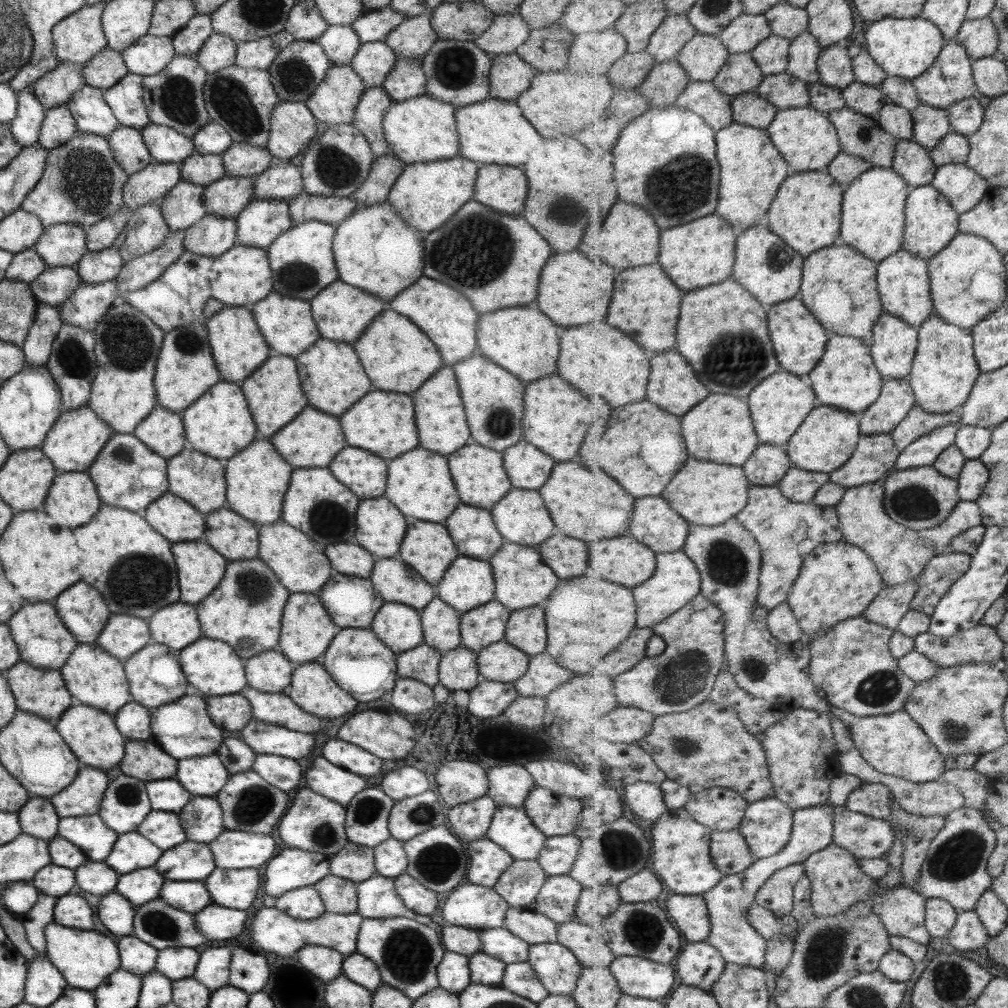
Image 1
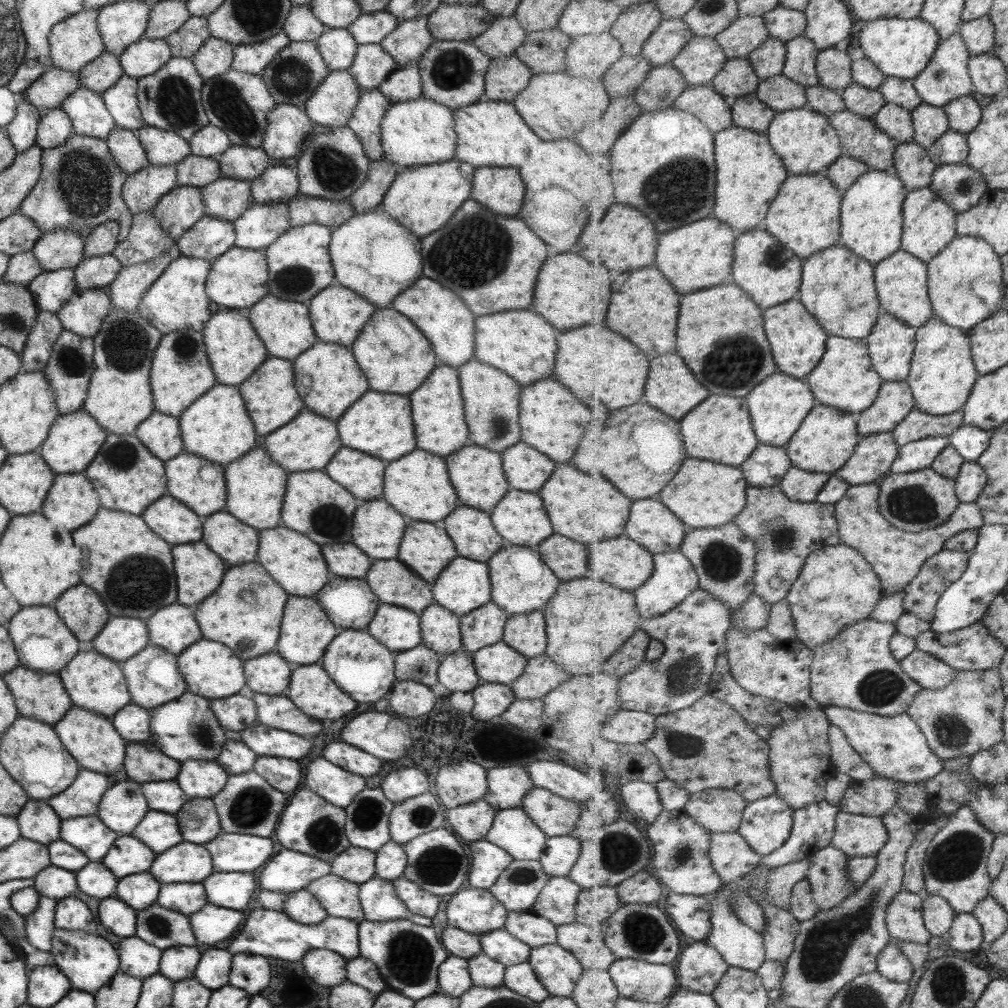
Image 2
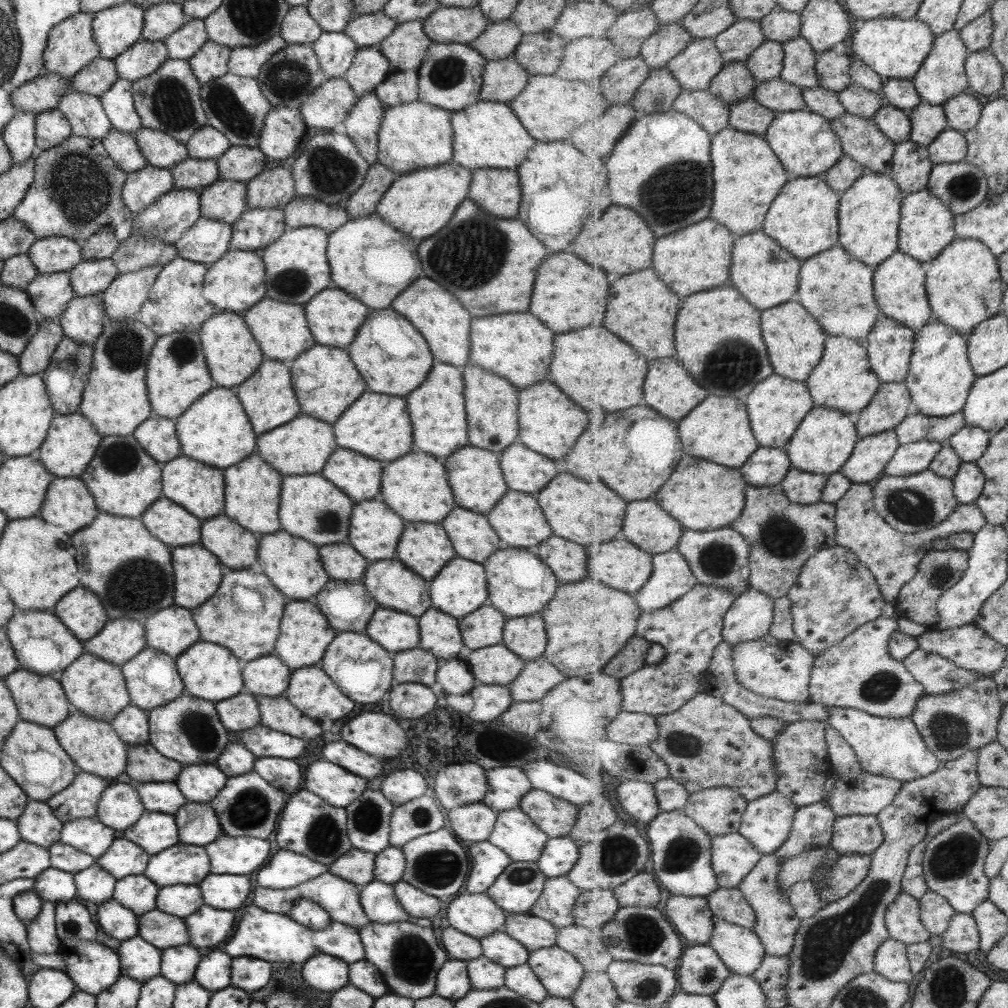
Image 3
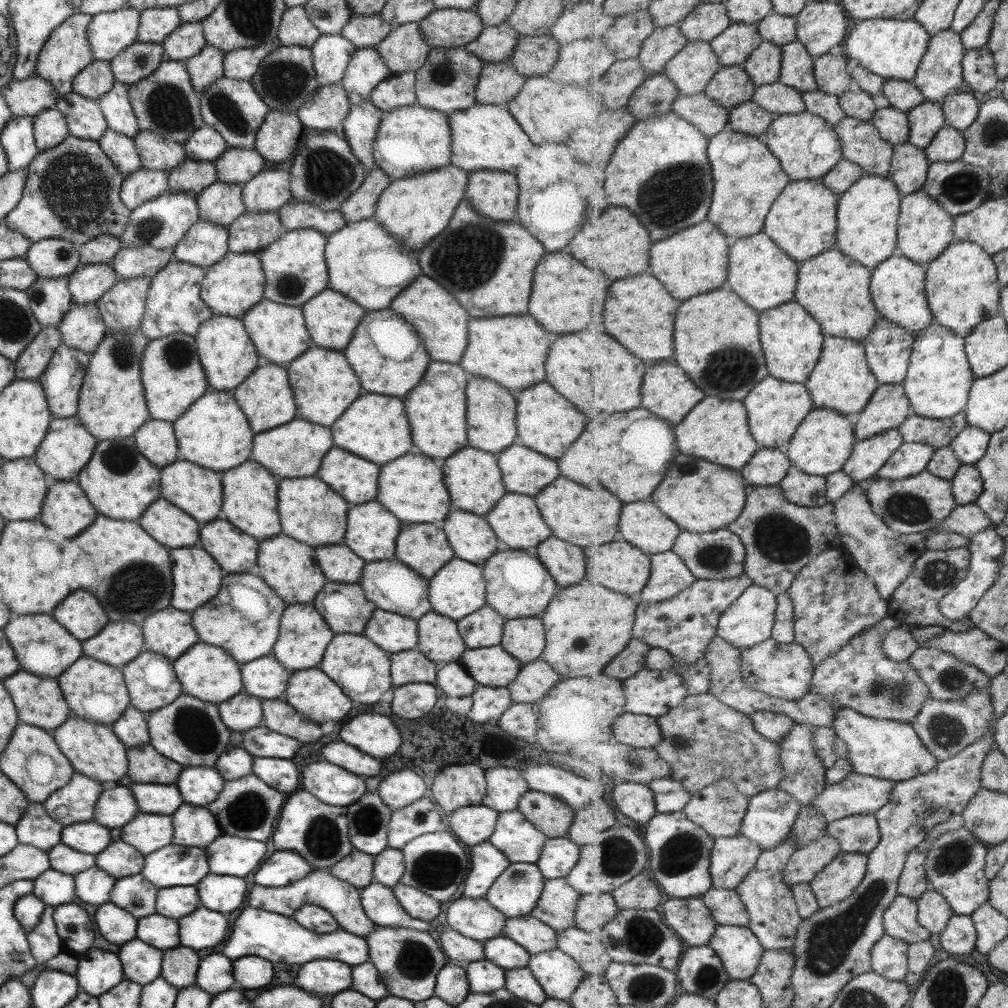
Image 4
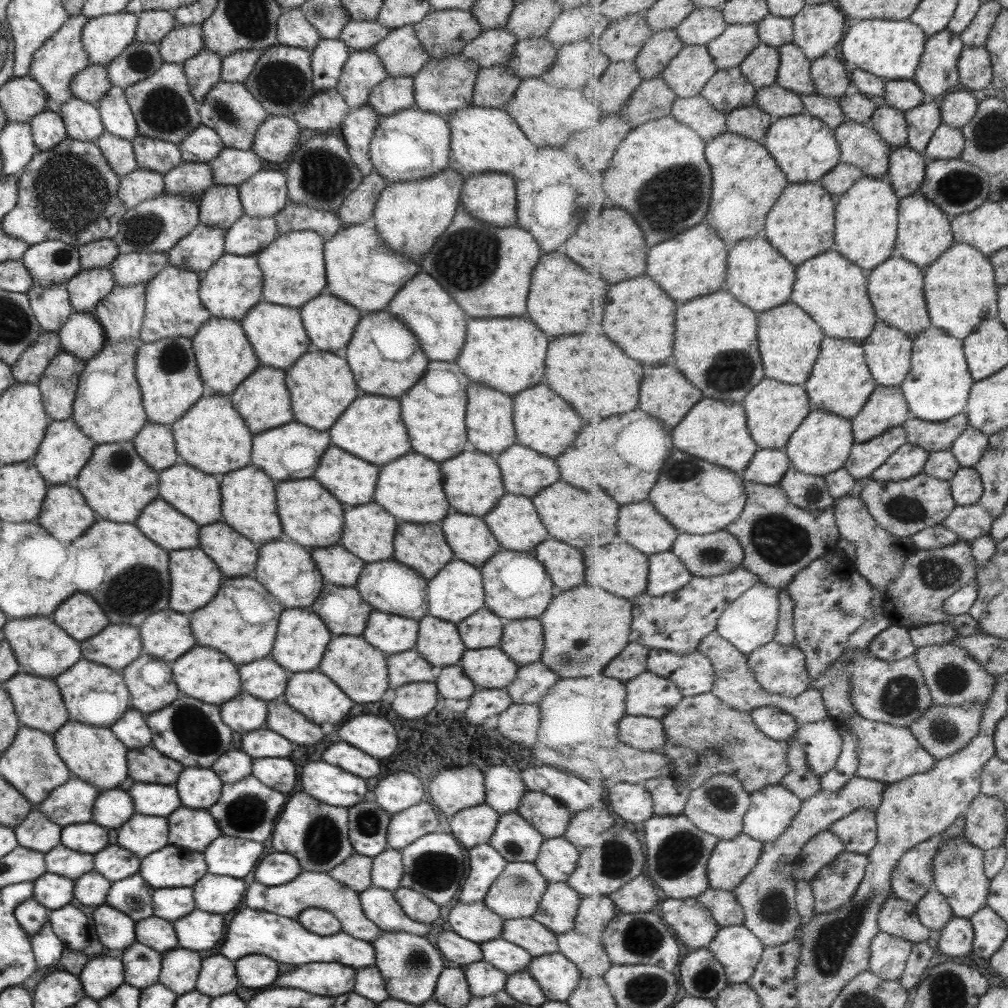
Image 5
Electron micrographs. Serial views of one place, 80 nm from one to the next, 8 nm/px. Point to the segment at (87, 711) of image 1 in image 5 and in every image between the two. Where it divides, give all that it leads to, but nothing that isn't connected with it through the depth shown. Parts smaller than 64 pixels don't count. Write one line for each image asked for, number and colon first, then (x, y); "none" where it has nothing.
2: (90, 739)
3: (94, 747)
4: (92, 750)
5: (93, 754)

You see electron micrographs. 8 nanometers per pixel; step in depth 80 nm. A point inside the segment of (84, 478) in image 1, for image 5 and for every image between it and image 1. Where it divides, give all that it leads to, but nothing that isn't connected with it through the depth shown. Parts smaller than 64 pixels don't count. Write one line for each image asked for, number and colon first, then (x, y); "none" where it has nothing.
2: (70, 497)
3: (67, 503)
4: (65, 509)
5: (64, 514)

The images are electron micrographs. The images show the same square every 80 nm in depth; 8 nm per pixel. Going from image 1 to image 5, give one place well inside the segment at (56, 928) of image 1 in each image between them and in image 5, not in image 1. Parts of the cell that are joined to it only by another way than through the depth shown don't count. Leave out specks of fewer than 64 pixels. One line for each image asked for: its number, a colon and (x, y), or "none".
2: (89, 962)
3: (92, 967)
4: (98, 971)
5: (99, 977)

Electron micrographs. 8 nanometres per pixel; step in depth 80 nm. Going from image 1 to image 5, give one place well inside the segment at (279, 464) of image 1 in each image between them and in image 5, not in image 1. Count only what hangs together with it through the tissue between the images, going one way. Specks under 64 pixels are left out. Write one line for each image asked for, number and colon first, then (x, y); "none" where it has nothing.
2: (255, 485)
3: (251, 494)
4: (249, 499)
5: (247, 500)

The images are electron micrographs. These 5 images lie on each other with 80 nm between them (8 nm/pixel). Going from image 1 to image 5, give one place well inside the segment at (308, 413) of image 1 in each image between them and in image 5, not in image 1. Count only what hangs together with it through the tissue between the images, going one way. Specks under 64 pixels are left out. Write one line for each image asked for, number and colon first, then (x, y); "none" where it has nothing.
2: (306, 443)
3: (299, 447)
4: (292, 450)
5: (291, 451)

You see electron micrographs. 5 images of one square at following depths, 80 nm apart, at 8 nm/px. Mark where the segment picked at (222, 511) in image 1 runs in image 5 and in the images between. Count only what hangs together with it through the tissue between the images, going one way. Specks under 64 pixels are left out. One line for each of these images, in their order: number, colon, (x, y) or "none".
2: (235, 543)
3: (234, 547)
4: (233, 551)
5: (233, 555)

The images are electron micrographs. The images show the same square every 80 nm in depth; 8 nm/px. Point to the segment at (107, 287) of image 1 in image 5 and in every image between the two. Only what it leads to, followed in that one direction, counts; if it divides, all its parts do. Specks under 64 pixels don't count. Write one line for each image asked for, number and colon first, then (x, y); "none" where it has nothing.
2: (82, 314)
3: (83, 319)
4: (81, 328)
5: (82, 336)

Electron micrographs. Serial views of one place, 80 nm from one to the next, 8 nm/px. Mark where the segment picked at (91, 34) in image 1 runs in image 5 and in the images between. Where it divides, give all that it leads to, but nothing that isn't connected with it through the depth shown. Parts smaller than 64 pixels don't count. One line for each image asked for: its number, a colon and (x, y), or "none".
2: (75, 41)
3: (69, 47)
4: (66, 51)
5: (53, 64)

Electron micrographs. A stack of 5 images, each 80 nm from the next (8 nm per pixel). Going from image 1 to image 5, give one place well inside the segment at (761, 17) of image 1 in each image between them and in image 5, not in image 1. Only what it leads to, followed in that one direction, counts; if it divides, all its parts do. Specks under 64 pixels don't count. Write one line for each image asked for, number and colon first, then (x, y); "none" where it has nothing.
2: (745, 34)
3: (737, 44)
4: (733, 47)
5: (729, 50)

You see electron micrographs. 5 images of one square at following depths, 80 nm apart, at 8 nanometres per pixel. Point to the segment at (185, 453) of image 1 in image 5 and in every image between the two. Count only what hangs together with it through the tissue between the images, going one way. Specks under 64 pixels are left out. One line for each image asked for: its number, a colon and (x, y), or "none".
2: (199, 484)
3: (199, 488)
4: (197, 491)
5: (193, 493)

